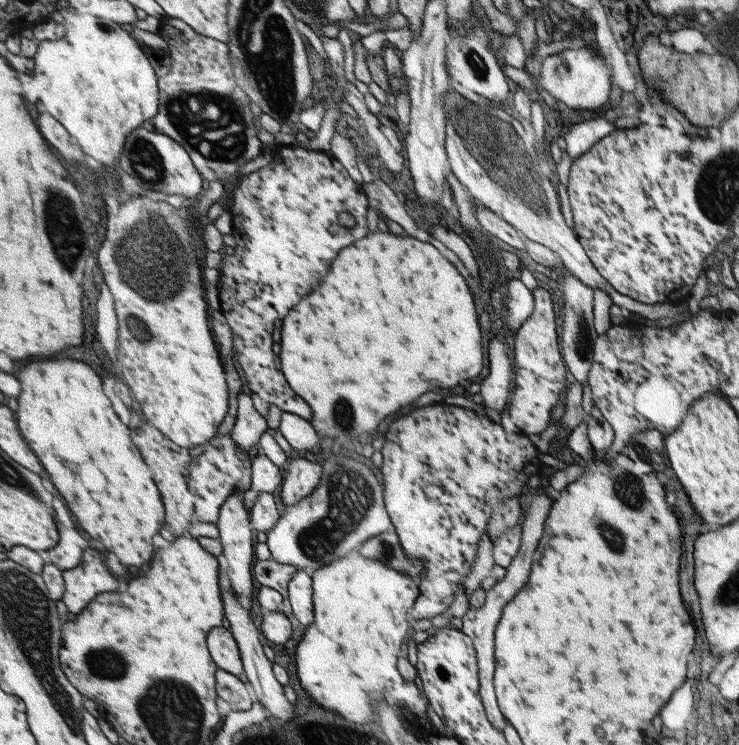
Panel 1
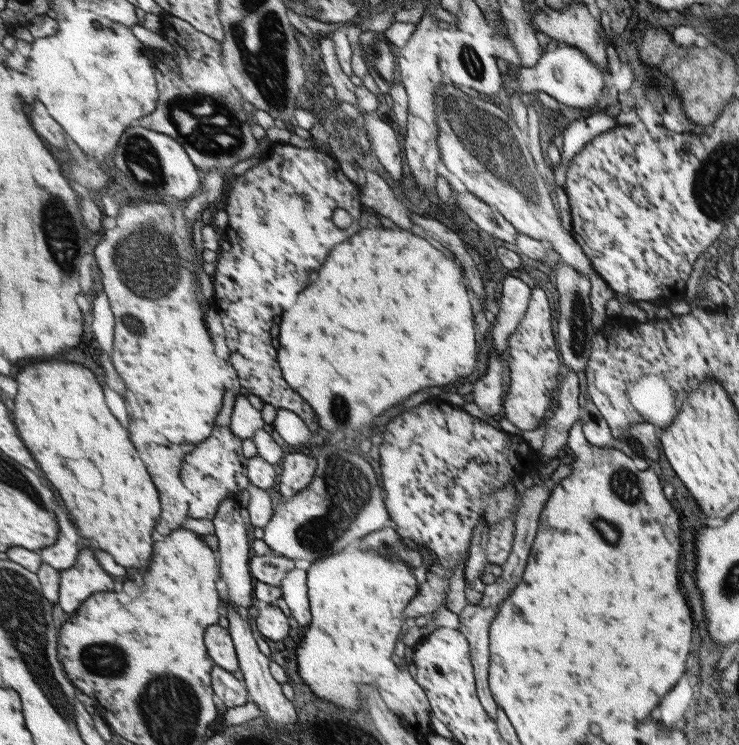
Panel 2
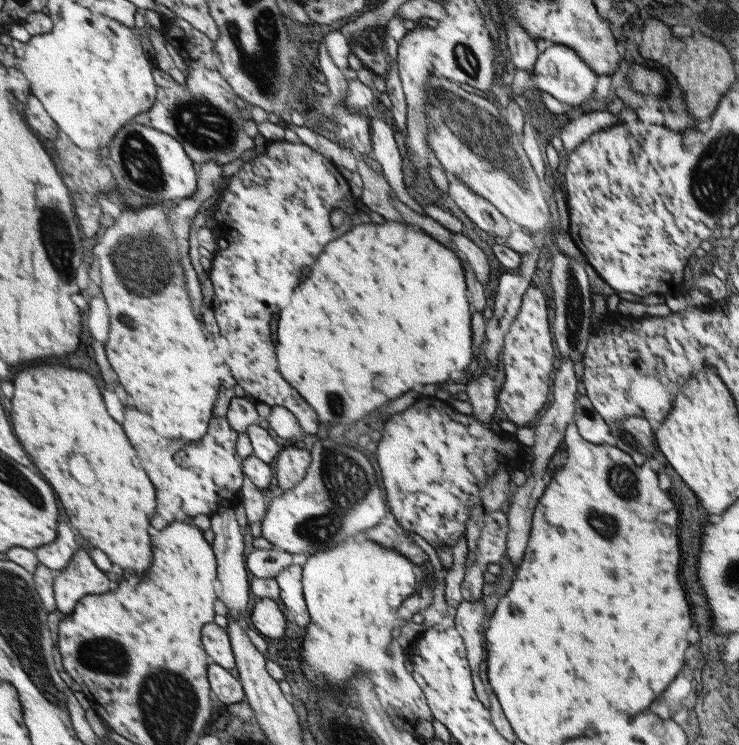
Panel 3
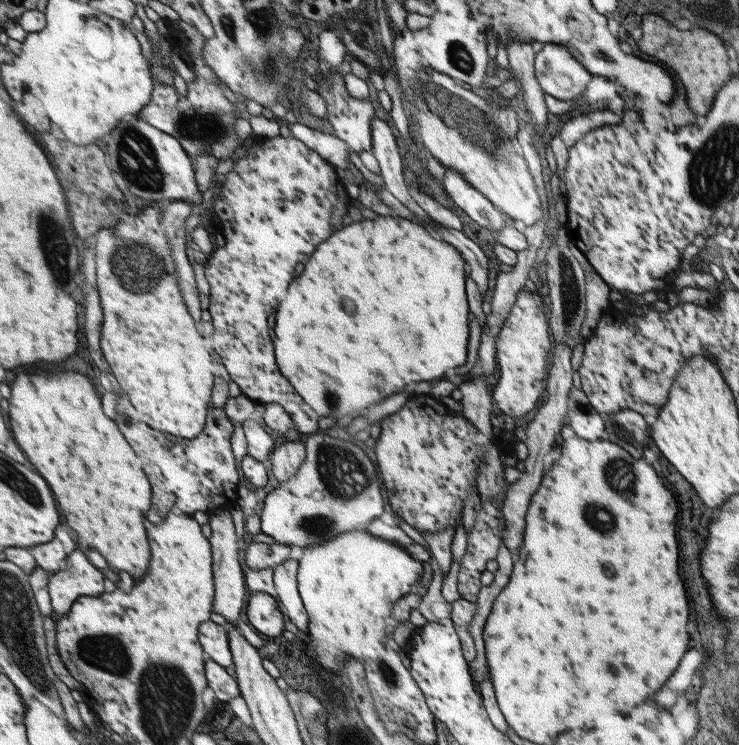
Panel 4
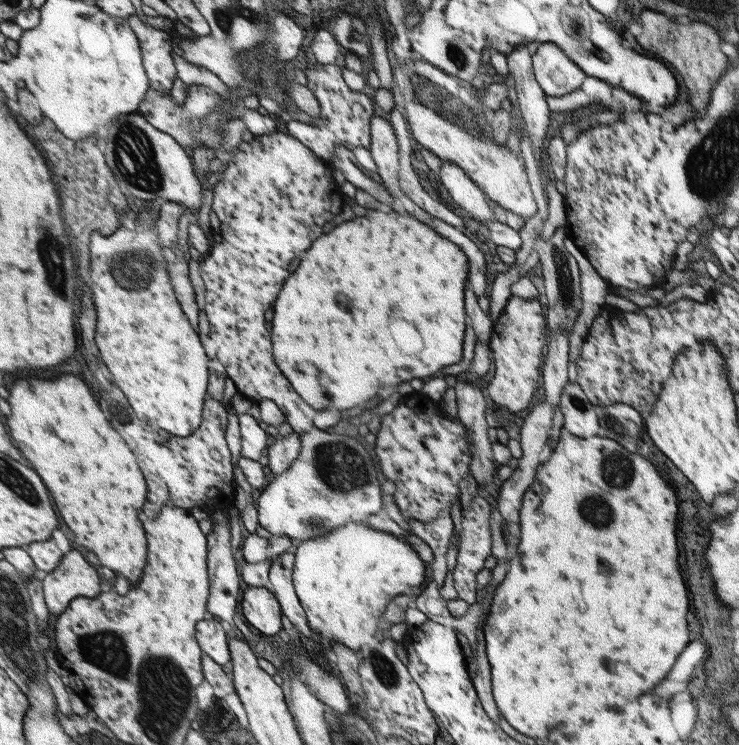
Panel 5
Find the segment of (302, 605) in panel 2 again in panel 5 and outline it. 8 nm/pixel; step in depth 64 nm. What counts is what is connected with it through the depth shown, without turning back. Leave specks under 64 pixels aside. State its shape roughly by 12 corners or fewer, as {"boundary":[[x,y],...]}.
{"boundary":[[280,553],[271,562],[270,584],[293,626],[314,642],[310,628],[294,590],[295,554]]}

